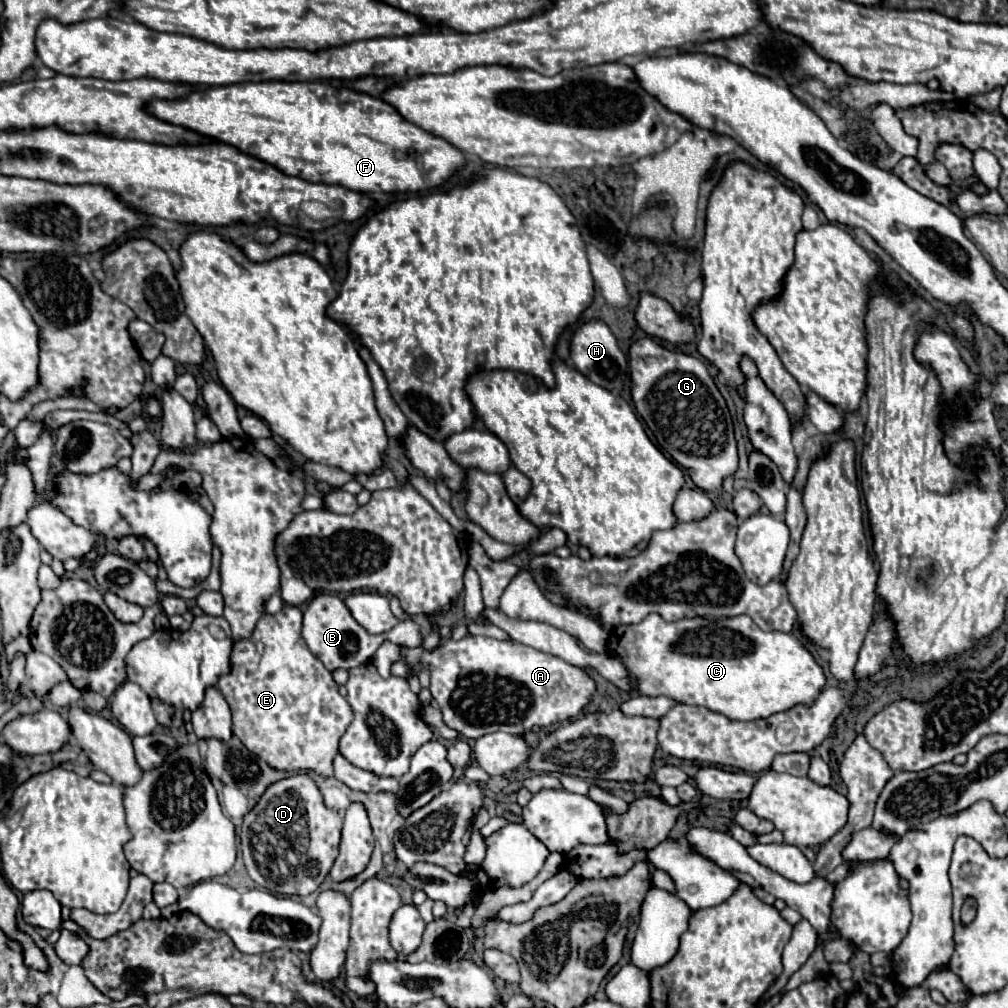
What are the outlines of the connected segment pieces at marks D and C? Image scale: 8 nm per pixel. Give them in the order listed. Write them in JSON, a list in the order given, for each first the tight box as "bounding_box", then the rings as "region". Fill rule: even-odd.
[{"bounding_box":[241,774,343,896],"region":[[[307,774],[275,782],[245,816],[241,828],[243,862],[249,876],[265,890],[283,896],[307,896],[327,878],[339,850],[343,820],[323,804],[323,796]],[[307,824],[307,846],[305,846]]]},{"bounding_box":[609,614,825,720],"region":[[[649,614],[643,622],[621,626],[609,636],[613,650],[633,680],[633,688],[643,696],[667,696],[681,704],[703,706],[731,720],[759,720],[795,704],[811,704],[825,684],[825,674],[813,656],[793,634],[765,632],[749,616],[733,618],[681,618],[665,622],[659,614]]]}]

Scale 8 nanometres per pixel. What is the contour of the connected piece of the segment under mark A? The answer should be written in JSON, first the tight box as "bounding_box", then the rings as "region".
{"bounding_box":[391,636,595,740],"region":[[[465,636],[461,640],[447,638],[435,650],[425,650],[421,646],[417,648],[401,646],[401,658],[391,664],[391,674],[407,680],[411,672],[419,674],[421,664],[425,664],[431,672],[429,690],[443,712],[445,726],[473,740],[489,732],[497,732],[497,730],[509,732],[509,734],[525,734],[533,726],[549,728],[553,724],[559,724],[563,720],[577,716],[583,710],[583,706],[589,702],[591,694],[595,692],[595,682],[585,670],[575,668],[563,662],[561,658],[543,654],[535,648],[523,646],[513,640],[501,642],[501,640],[487,638],[487,636]]]}

